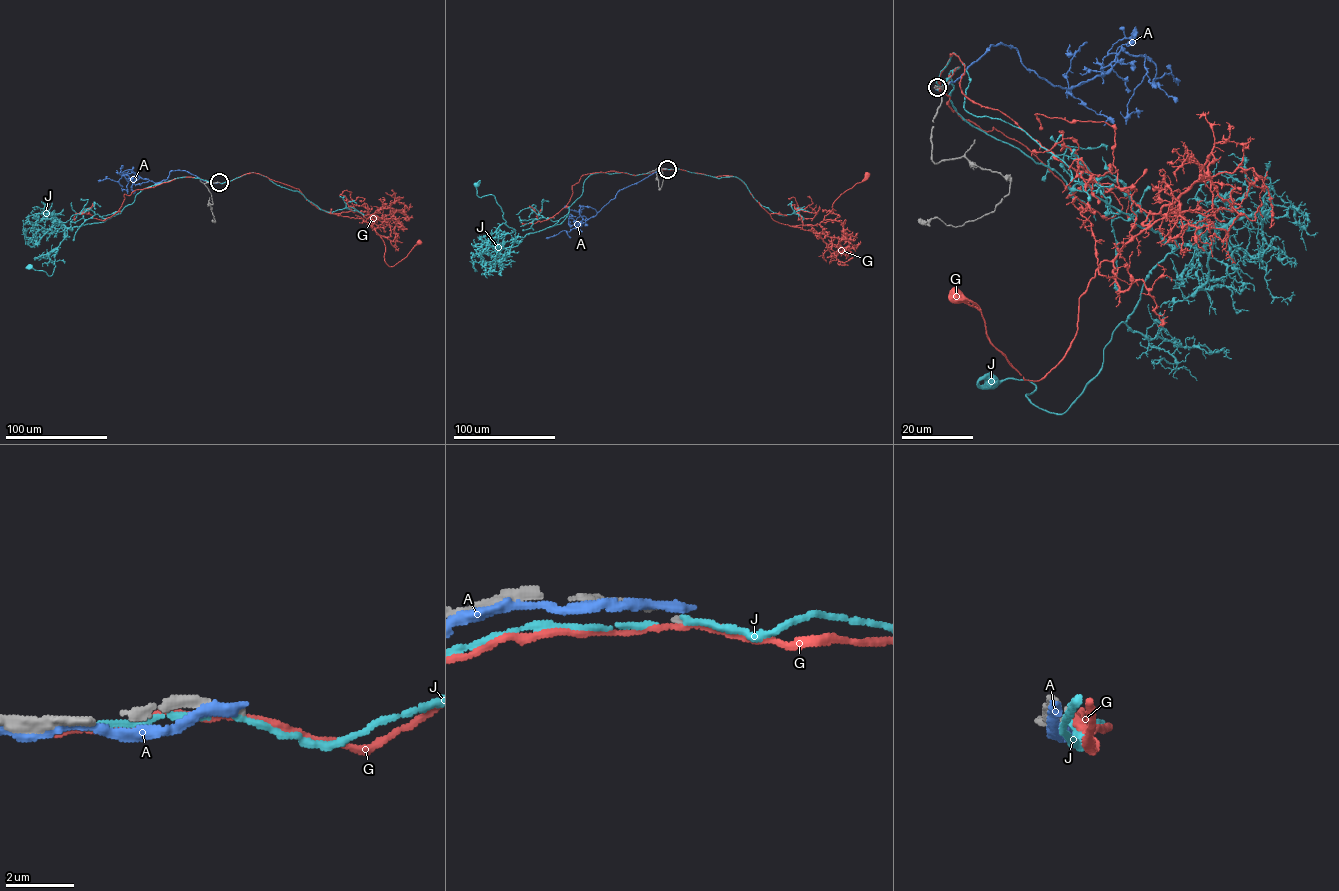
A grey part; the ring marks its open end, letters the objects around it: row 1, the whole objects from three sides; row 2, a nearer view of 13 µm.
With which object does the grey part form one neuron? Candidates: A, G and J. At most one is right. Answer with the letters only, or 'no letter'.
no letter

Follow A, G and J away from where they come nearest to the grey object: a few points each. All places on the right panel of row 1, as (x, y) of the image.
A: (936, 86), (1002, 44), (1054, 86), (1106, 74), (1124, 51), (1155, 65), (1151, 84), (1165, 73), (1178, 80)
G: (938, 86), (953, 53), (966, 96), (1131, 195), (1144, 225), (1170, 206), (1101, 262), (1038, 380), (956, 295)
J: (937, 87), (959, 67), (949, 99), (980, 130), (1175, 241), (1062, 413), (1030, 402), (1027, 380), (991, 382)

